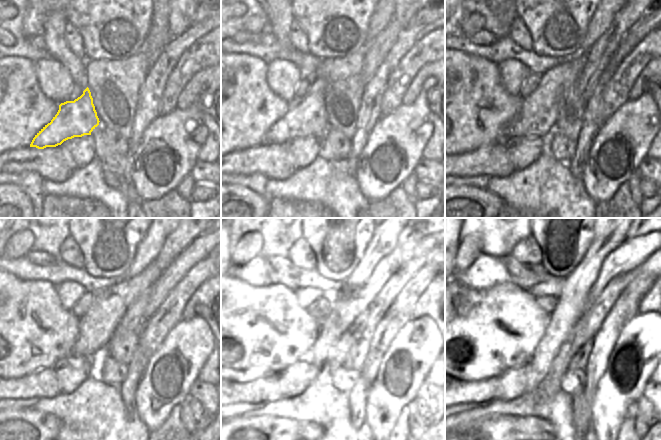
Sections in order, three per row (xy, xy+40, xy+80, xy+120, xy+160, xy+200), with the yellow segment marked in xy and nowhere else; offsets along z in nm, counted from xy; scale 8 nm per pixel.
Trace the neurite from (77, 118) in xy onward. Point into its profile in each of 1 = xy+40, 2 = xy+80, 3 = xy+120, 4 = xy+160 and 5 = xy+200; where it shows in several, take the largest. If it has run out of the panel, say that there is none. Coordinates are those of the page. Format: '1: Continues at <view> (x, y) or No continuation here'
1: Continues at xy+40 (306, 116)
2: Continues at xy+80 (536, 118)
3: Continues at xy+120 (95, 327)
4: Continues at xy+160 (390, 264)
5: Continues at xy+200 (633, 252)

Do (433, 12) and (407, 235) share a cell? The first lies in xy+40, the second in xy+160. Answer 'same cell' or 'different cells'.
different cells

